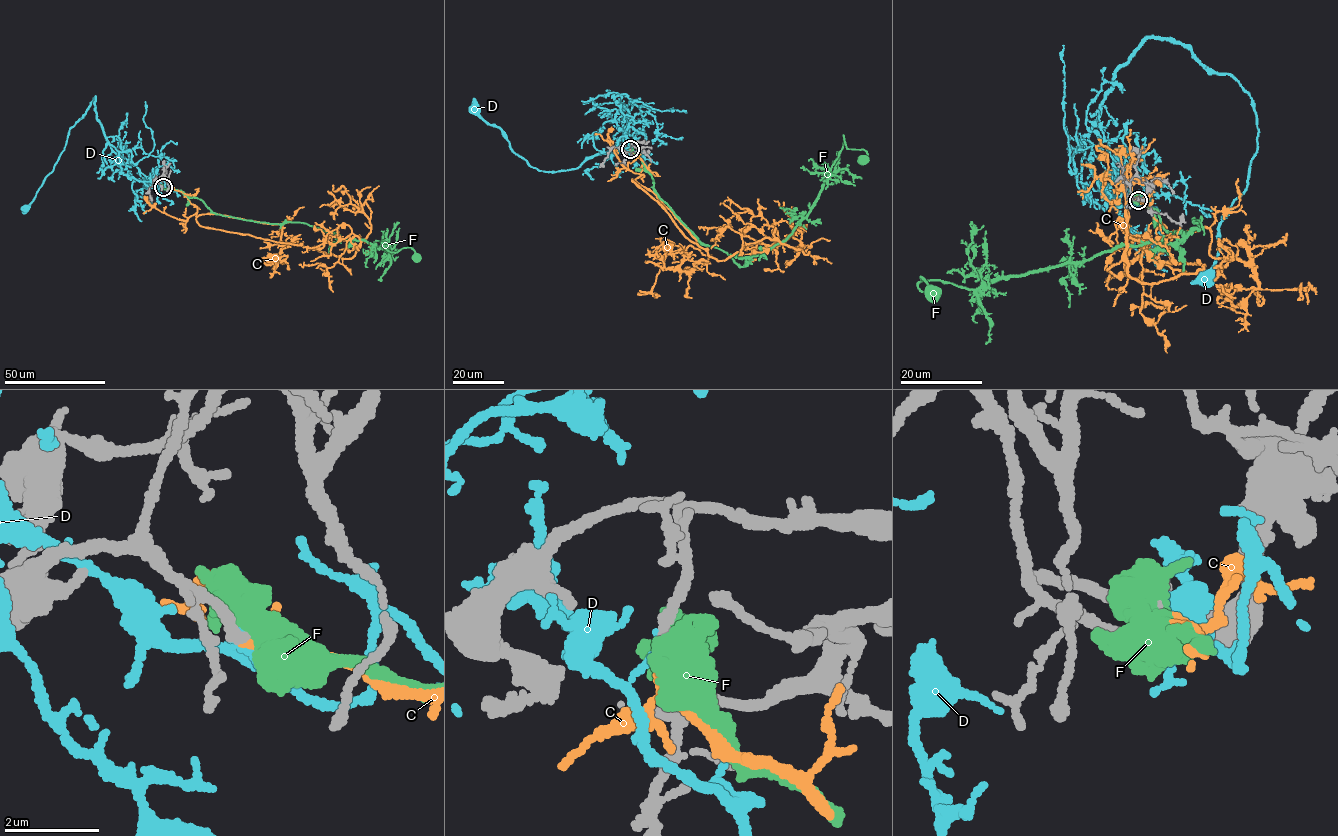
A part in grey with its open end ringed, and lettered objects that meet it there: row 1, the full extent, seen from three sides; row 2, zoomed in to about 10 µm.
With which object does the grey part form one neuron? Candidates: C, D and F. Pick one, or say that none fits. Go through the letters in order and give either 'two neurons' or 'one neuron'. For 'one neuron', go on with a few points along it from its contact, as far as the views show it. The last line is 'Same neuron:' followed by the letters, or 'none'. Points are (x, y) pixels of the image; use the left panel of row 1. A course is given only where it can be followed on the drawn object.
C: one neuron; course (163, 187), (196, 206), (202, 226), (353, 257), (370, 219), (343, 186), (335, 191), (333, 185)
D: two neurons
F: two neurons
Same neuron: C

